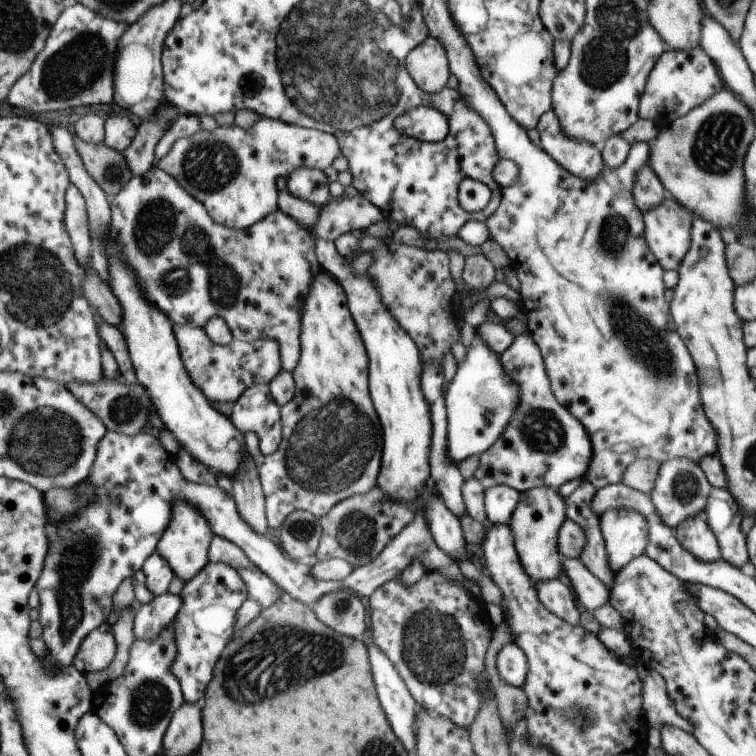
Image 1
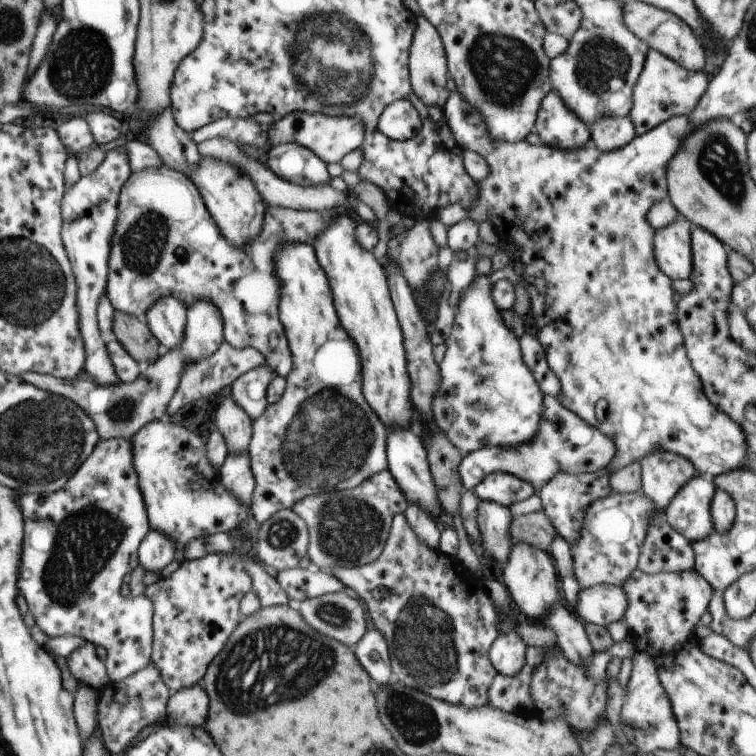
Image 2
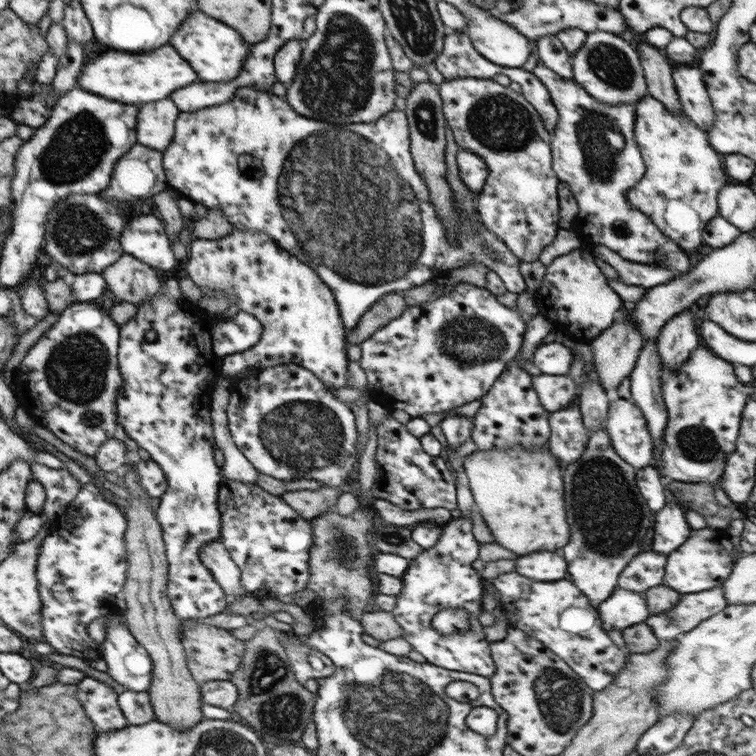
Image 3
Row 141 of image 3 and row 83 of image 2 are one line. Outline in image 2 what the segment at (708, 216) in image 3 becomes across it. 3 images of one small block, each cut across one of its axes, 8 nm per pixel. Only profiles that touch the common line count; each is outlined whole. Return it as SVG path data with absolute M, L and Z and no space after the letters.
M648 49L643 68L631 92L633 104L628 117L635 134L641 136L641 133L647 132L668 118L689 114L703 96L708 79L709 76L703 70L685 70L681 64L675 64L655 49Z

